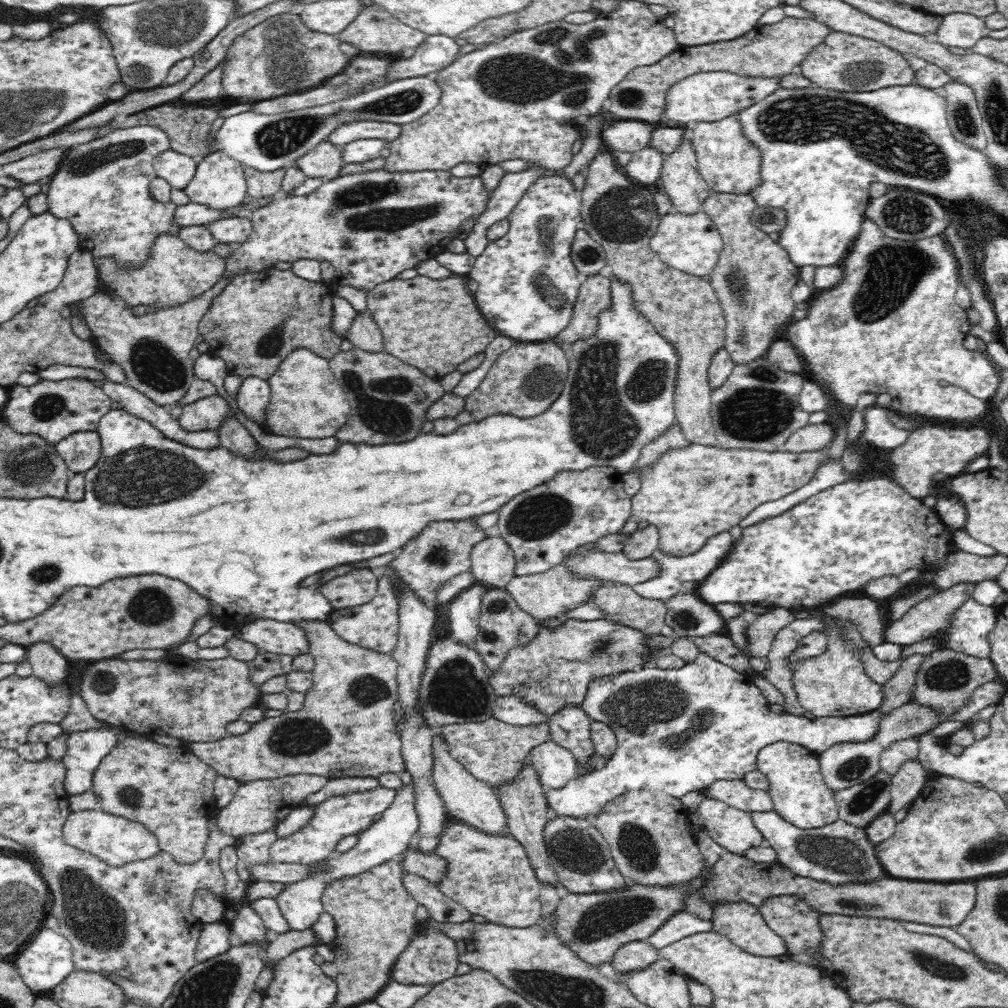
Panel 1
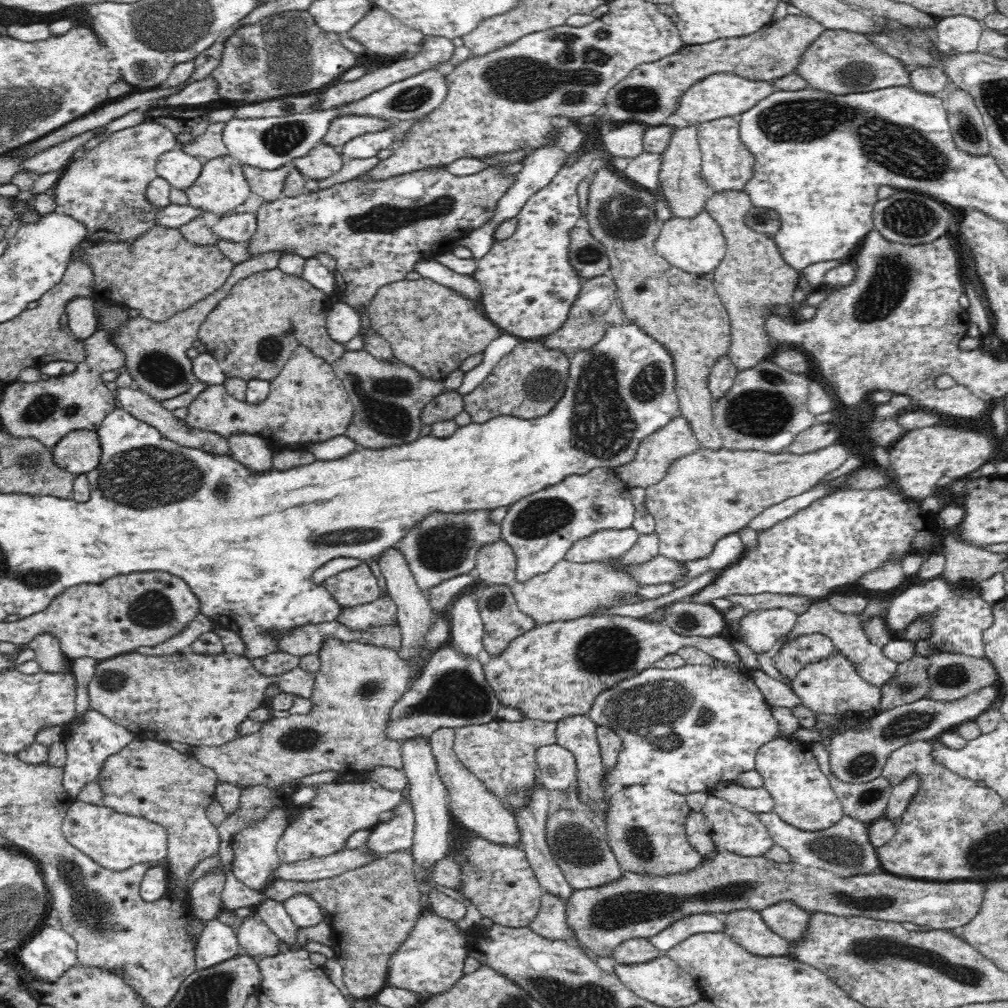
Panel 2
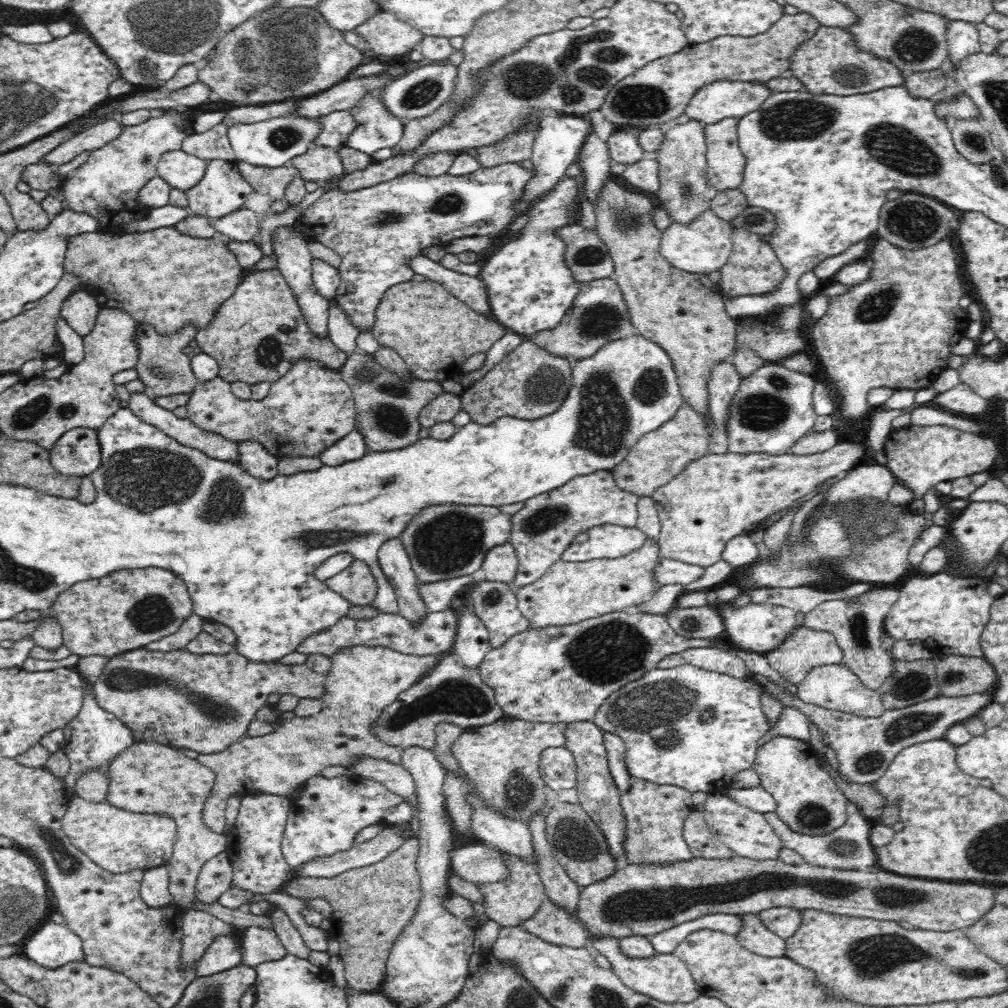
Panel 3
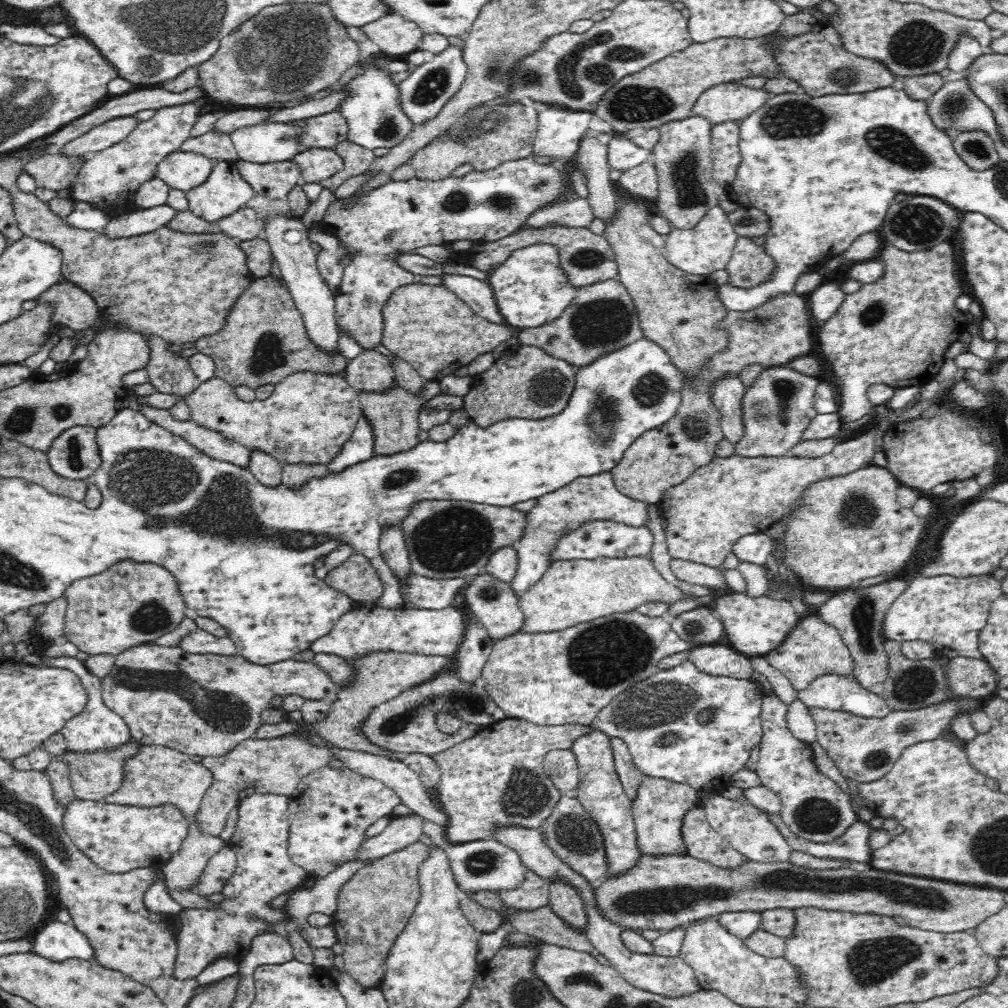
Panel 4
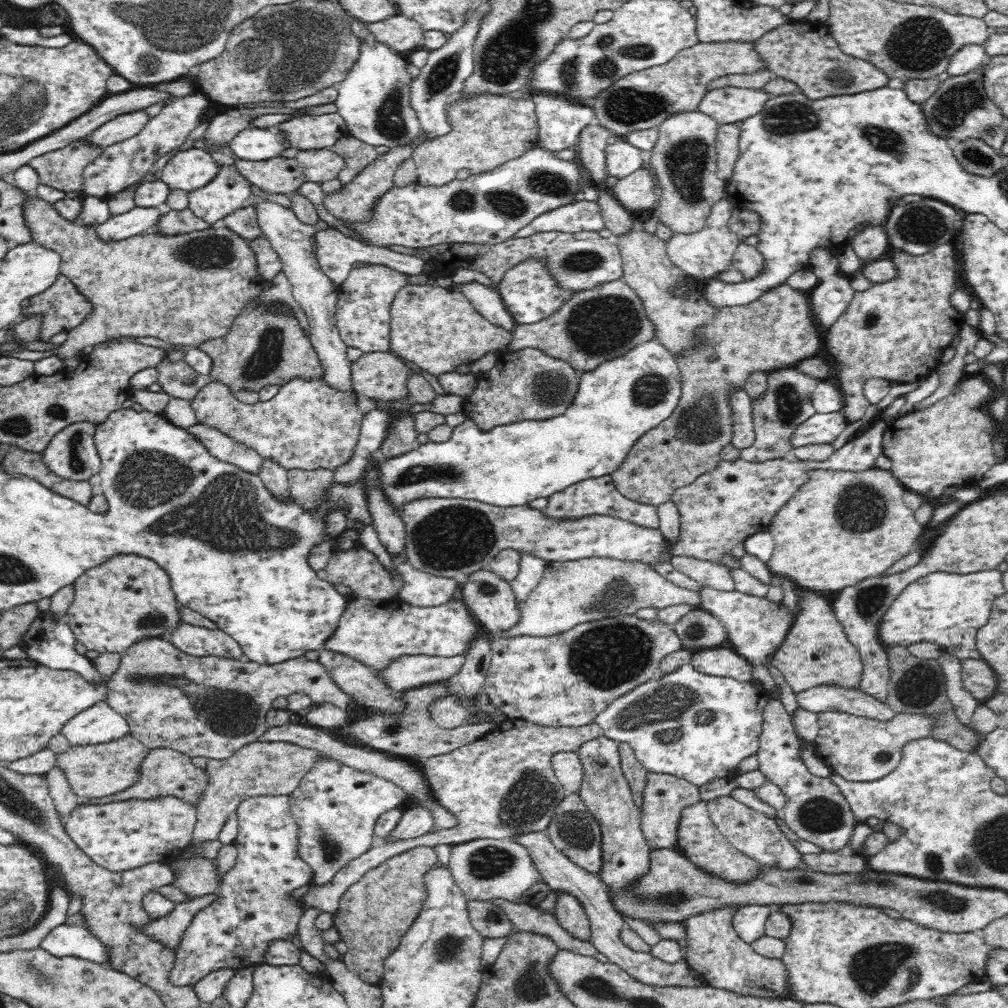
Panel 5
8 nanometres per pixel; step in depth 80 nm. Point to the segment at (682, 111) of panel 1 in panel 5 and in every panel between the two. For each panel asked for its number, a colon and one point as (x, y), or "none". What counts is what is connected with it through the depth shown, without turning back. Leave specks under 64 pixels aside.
2: (722, 95)
3: (722, 99)
4: (726, 102)
5: (728, 105)

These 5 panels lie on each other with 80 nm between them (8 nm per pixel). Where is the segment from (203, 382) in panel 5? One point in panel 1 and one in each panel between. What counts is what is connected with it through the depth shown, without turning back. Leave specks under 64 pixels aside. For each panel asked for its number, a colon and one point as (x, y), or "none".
1: (152, 349)
2: (156, 357)
3: (163, 367)
4: (171, 374)

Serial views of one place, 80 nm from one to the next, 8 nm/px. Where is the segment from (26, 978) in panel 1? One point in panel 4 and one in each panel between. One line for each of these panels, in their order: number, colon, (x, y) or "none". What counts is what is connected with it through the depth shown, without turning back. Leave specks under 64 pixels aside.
2: (52, 951)
3: (53, 945)
4: (57, 941)

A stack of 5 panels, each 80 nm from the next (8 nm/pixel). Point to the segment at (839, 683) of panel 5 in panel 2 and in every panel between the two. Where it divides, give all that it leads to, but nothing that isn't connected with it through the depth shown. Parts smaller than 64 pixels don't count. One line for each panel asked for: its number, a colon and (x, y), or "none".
2: (801, 651)
3: (805, 649)
4: (813, 648)

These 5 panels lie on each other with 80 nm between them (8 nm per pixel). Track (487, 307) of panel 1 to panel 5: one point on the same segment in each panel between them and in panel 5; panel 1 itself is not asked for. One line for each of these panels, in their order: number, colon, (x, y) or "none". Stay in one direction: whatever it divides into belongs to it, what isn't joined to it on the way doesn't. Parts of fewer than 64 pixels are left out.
2: (529, 286)
3: (530, 288)
4: (530, 289)
5: (530, 294)

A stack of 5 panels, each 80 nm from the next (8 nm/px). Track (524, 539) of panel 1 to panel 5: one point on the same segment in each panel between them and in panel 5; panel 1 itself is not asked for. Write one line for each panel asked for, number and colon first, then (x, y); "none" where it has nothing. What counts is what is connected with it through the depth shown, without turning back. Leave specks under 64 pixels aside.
2: (541, 528)
3: (541, 531)
4: (596, 497)
5: (596, 495)

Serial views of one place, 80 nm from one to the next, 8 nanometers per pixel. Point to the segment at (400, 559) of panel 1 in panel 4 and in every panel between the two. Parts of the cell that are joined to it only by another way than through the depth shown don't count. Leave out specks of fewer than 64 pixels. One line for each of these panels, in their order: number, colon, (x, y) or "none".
2: (444, 544)
3: (443, 541)
4: (445, 538)

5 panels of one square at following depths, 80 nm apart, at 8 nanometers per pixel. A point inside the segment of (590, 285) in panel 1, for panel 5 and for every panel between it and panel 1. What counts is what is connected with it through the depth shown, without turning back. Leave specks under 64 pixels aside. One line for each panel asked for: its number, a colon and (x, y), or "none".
2: (597, 308)
3: (599, 314)
4: (603, 317)
5: (596, 325)

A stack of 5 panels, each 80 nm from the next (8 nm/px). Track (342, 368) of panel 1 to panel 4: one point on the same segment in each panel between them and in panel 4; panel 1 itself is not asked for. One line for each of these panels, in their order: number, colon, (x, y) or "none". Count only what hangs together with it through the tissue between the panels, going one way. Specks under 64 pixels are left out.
2: (388, 398)
3: (388, 409)
4: (394, 414)

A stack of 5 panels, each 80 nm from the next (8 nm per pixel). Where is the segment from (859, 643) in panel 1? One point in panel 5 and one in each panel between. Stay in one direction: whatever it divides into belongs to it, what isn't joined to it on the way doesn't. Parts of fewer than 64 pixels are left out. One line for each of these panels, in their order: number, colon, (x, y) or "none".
2: (833, 686)
3: (837, 688)
4: (831, 692)
5: (826, 698)

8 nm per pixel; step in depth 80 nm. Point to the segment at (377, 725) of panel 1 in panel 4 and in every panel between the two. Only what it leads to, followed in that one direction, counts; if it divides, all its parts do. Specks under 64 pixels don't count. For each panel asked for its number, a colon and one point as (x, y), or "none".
2: (356, 685)
3: (363, 681)
4: (276, 765)

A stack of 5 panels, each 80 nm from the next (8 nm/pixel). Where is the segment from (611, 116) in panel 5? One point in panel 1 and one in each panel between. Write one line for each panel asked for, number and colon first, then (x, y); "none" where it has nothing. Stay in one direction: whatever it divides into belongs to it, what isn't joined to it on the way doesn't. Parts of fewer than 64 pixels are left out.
1: (774, 50)
2: (650, 94)
3: (658, 93)
4: (666, 91)

